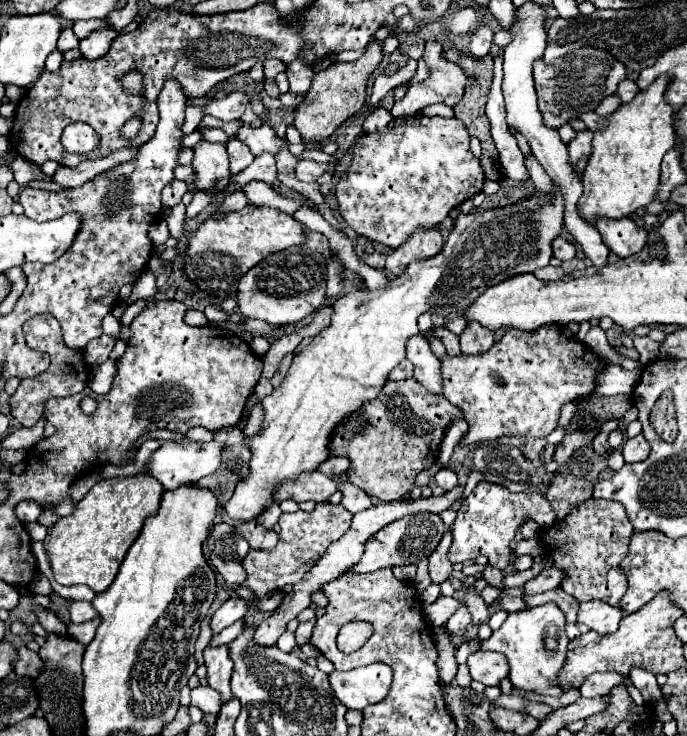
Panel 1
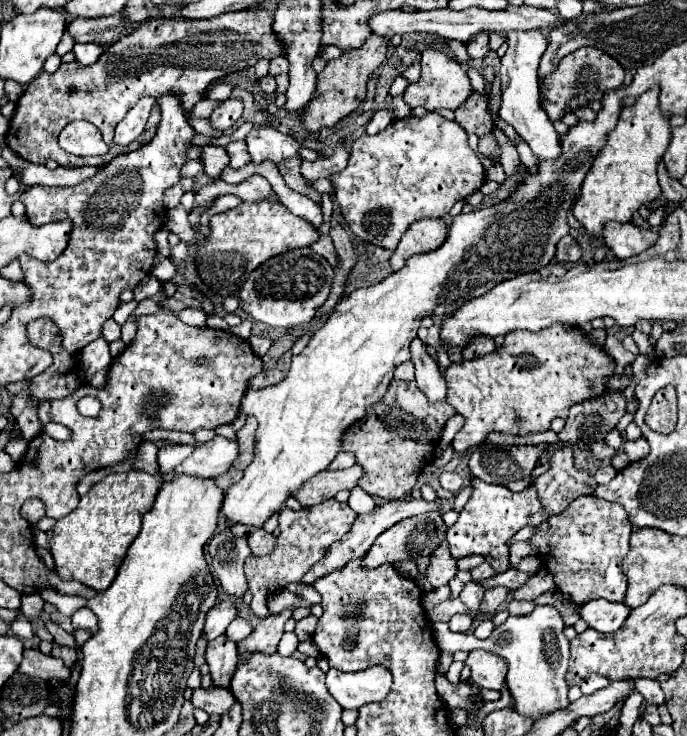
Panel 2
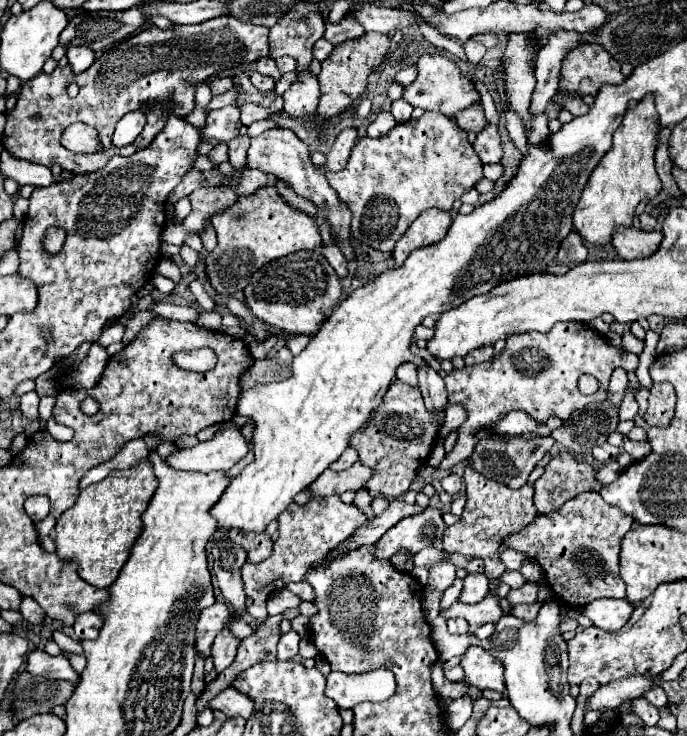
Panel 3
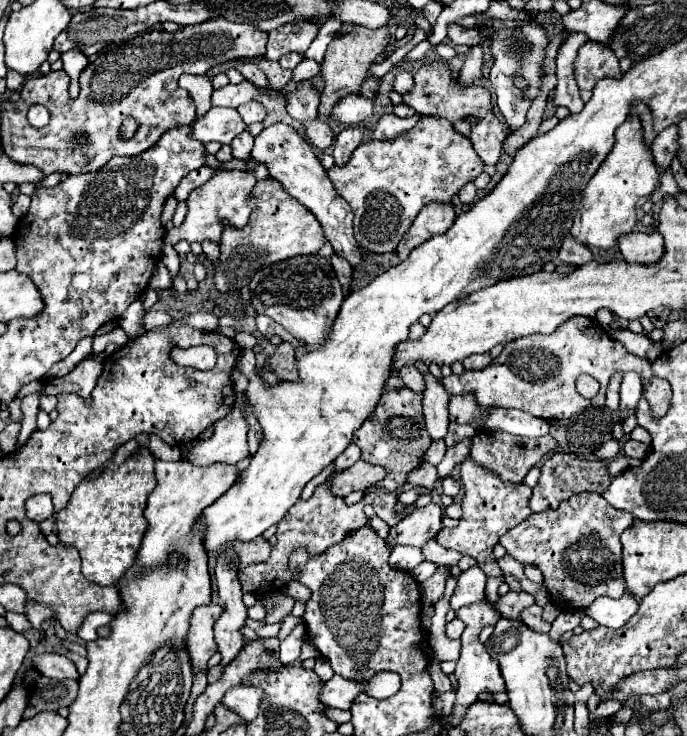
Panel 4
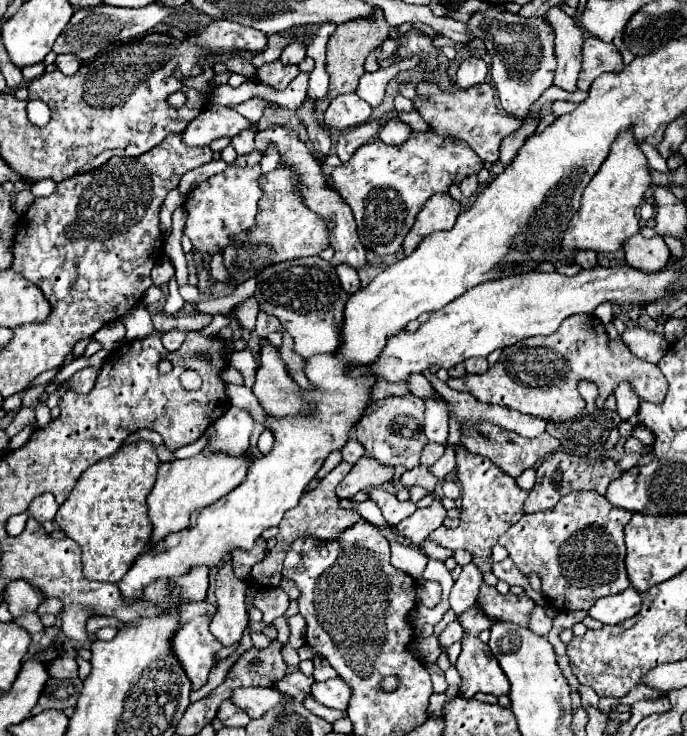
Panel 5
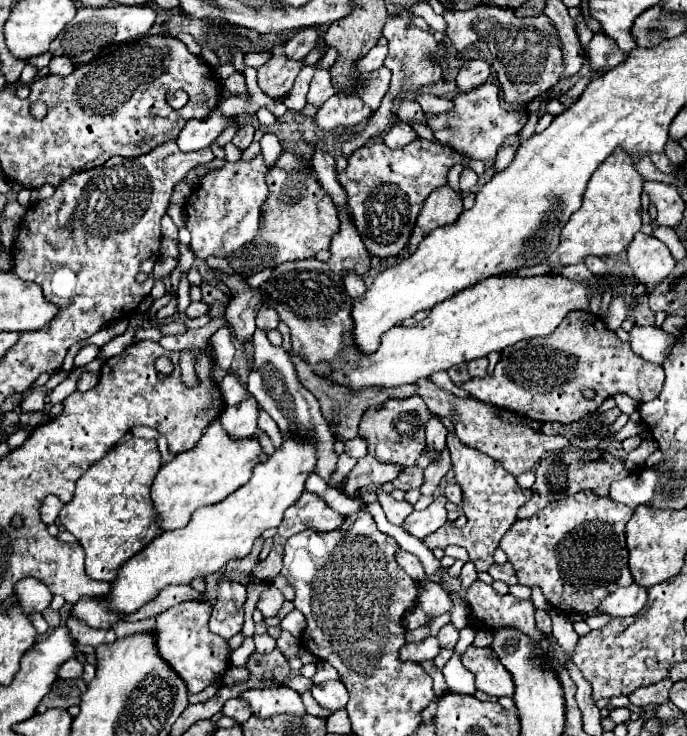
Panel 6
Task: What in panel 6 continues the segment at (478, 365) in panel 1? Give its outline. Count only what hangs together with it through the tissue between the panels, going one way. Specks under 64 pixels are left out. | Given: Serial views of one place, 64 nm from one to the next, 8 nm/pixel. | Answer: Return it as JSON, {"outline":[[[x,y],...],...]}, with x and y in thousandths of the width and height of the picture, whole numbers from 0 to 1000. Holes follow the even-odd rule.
{"outline":[[[830,424],[801,457],[739,470],[716,508],[684,514],[681,519],[672,519],[670,527],[699,546],[783,573],[830,576],[856,560],[870,557],[885,538],[900,533],[911,533],[929,546],[952,543],[964,522],[964,497],[926,484],[914,465],[905,465],[882,446],[876,432],[856,424]],[[850,527],[868,530],[868,541],[850,541]],[[646,611],[643,622],[638,628],[629,628],[620,639],[617,639],[617,647],[620,647],[620,655],[617,660],[611,663],[611,668],[617,674],[632,674],[632,666],[635,660],[640,658],[640,652],[649,647],[649,641],[658,636],[658,628],[655,628],[655,617]]]}

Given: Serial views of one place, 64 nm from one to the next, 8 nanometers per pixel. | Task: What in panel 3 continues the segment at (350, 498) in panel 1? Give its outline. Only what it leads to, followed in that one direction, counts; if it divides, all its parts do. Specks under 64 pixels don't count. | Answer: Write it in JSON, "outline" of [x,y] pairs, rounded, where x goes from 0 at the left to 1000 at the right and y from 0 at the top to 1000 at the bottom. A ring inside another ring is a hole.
{"outline":[[[521,666],[518,668],[518,674],[515,674],[515,679],[512,679],[512,685],[524,693],[524,696],[530,696],[537,707],[544,705],[544,696],[541,696],[541,679],[539,679],[539,671],[533,668],[533,666]]]}

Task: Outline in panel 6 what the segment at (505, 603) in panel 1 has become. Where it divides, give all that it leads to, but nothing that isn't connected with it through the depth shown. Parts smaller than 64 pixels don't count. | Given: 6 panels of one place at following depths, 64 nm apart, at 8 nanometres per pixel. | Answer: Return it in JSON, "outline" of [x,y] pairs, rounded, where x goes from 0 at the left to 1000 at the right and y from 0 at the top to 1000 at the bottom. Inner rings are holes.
{"outline":[[[780,829],[780,853],[783,853],[789,861],[801,861],[801,859],[803,859],[803,842],[801,842],[801,834],[798,834],[798,832]]]}

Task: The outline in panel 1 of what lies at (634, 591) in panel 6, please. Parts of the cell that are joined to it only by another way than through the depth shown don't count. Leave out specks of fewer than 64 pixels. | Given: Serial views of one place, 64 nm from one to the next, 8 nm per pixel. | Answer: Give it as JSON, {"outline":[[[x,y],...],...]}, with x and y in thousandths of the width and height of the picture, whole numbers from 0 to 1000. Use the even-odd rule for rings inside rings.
{"outline":[[[847,818],[841,826],[841,845],[853,848],[859,856],[870,861],[891,861],[900,856],[908,832],[900,823],[888,823],[882,818]]]}

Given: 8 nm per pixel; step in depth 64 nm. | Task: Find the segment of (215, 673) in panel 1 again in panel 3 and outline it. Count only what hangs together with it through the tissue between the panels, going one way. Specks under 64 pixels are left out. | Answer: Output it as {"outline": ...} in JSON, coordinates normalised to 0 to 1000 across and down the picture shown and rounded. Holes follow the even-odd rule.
{"outline":[[[332,851],[314,864],[314,870],[311,870],[311,875],[309,875],[309,889],[306,889],[306,894],[311,897],[311,910],[314,910],[317,916],[341,899],[346,872],[349,872],[349,870],[335,861]]]}

